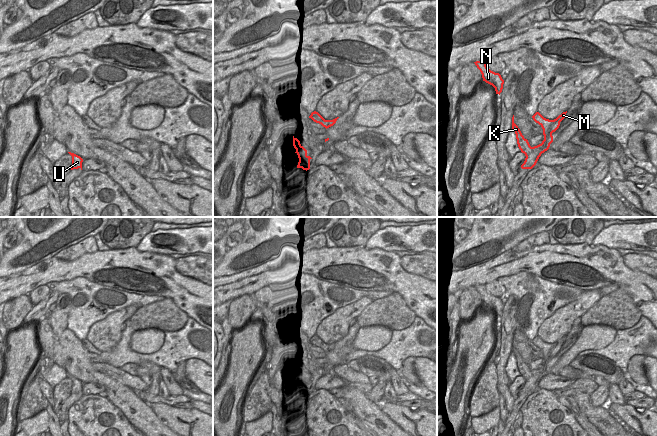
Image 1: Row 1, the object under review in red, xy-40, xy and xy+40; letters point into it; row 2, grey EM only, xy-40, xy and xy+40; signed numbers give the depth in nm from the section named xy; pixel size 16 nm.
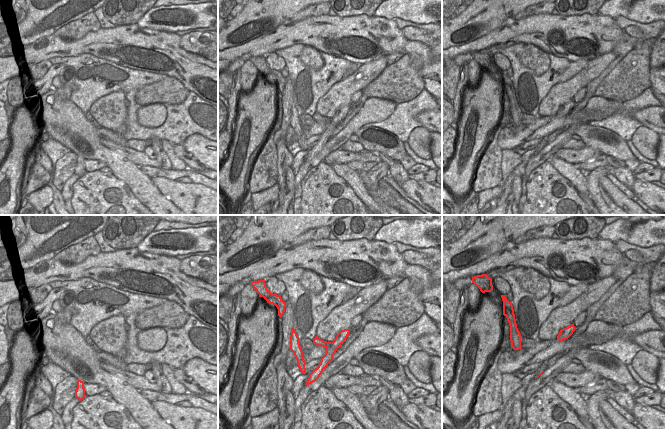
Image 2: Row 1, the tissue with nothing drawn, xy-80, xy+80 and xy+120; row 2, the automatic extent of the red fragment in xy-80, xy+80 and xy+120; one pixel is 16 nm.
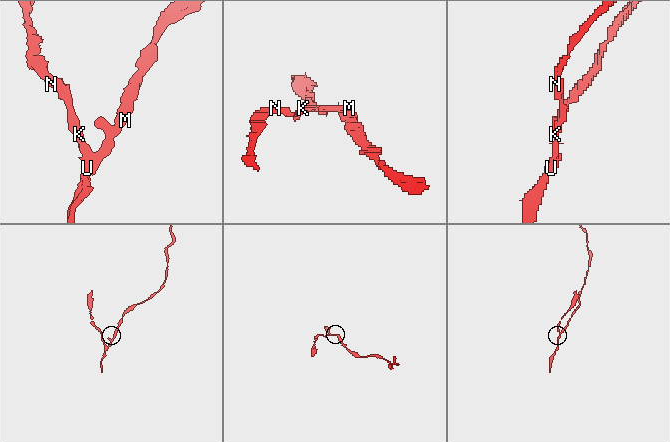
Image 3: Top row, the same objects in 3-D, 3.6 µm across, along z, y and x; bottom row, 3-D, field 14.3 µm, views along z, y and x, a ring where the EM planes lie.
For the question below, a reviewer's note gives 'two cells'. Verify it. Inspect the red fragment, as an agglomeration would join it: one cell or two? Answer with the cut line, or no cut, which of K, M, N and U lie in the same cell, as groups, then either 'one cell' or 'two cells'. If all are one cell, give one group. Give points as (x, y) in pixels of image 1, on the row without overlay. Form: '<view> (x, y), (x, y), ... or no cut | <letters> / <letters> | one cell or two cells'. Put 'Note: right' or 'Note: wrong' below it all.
xy+40 (532, 371), (532, 374), (526, 381) | K N U / M | two cells
Note: right

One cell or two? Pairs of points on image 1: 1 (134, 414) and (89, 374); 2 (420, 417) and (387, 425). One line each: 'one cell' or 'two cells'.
1: one cell
2: two cells

